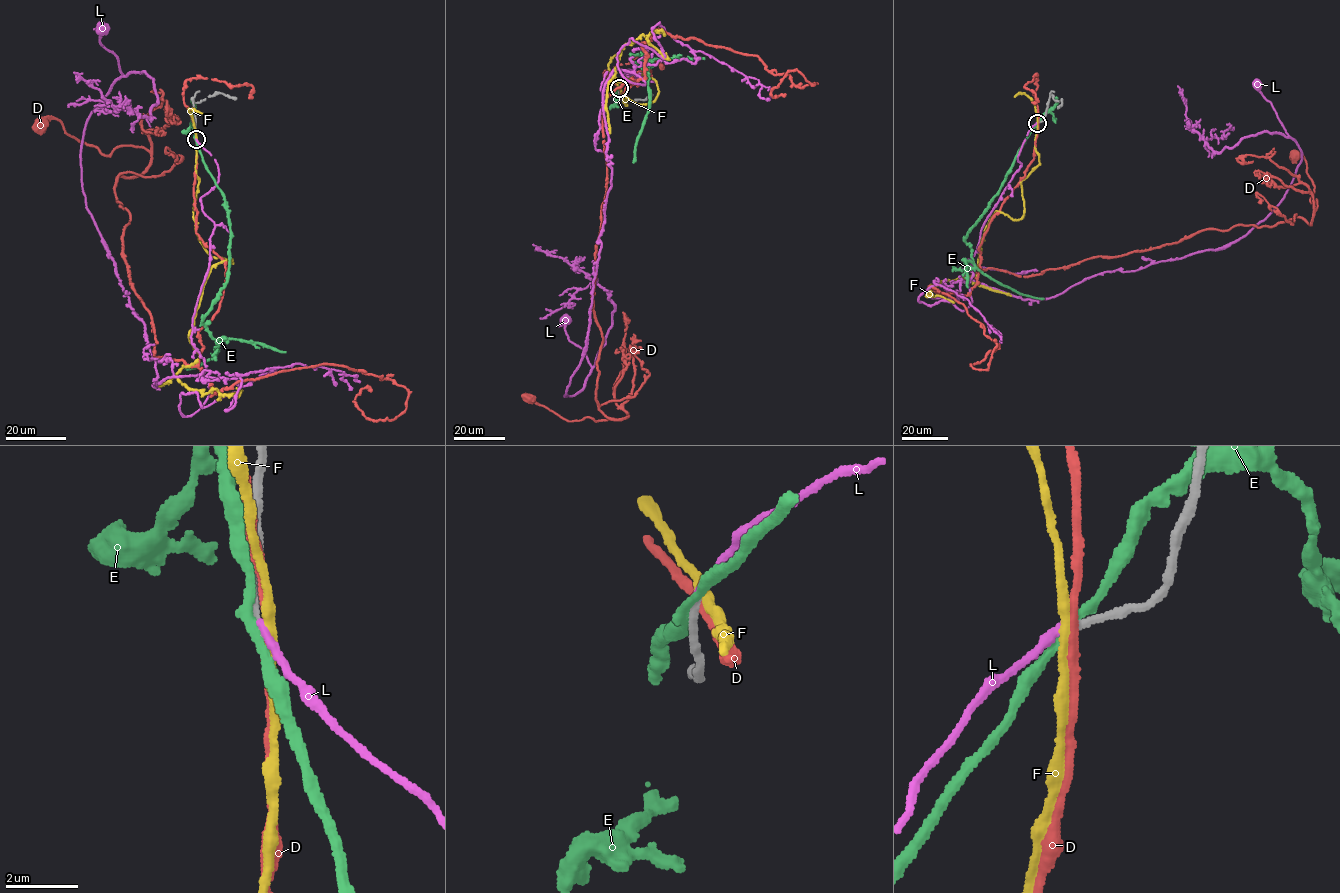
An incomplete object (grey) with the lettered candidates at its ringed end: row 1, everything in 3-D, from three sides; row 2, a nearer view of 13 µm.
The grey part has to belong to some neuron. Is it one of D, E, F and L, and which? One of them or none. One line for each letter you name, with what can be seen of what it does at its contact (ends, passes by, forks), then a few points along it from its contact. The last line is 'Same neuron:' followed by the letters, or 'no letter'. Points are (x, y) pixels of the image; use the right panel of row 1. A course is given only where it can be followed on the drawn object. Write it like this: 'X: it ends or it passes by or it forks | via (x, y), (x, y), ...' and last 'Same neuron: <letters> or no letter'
Same neuron: no letter

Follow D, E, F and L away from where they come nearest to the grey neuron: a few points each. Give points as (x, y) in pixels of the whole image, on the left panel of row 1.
D: (196, 139), (196, 231), (226, 276), (189, 365), (154, 358), (123, 251), (116, 178), (151, 154), (40, 122)
E: (196, 139), (223, 197), (231, 242), (227, 280), (202, 323), (216, 340), (214, 353), (198, 366), (184, 368)
F: (196, 139), (195, 231), (232, 262), (211, 269), (190, 334), (199, 357), (176, 375), (220, 398), (239, 391)
L: (196, 139), (218, 168), (192, 321), (205, 370), (154, 387), (82, 179), (89, 115), (122, 74), (102, 29)

